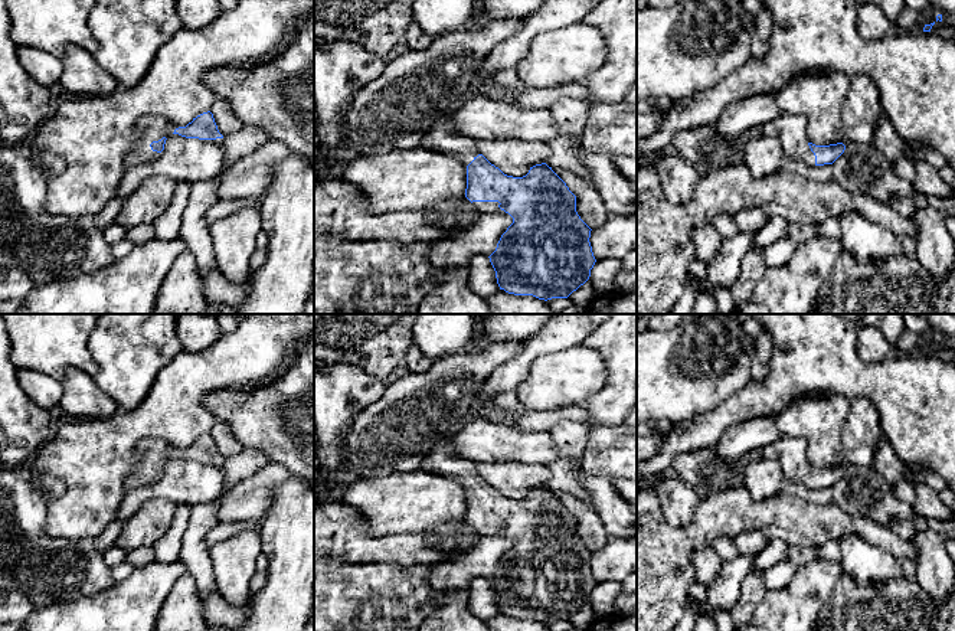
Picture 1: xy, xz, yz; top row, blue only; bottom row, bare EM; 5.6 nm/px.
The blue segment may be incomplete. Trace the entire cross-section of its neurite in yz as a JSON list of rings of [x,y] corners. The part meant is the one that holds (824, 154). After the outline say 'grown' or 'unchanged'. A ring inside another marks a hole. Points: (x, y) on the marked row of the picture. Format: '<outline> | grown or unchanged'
[[[784,112],[761,127],[765,137],[776,137],[785,157],[801,160],[808,166],[833,164],[846,150],[843,143],[815,146],[807,135],[807,118]]] | grown

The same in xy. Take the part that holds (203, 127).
[[[210,111],[193,118],[186,127],[174,128],[163,117],[144,117],[137,124],[138,141],[133,151],[124,158],[125,169],[147,163],[156,158],[171,134],[186,138],[216,140],[223,138]]] | grown

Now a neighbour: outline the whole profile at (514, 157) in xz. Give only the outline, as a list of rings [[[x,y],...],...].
[[[521,138],[477,140],[480,154],[504,174],[523,177],[529,170],[546,163],[552,150],[544,141],[524,141]]]

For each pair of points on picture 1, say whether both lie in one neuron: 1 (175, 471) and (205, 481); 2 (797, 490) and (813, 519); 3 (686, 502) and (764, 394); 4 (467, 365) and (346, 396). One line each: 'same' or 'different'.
1: same
2: different
3: different
4: different

